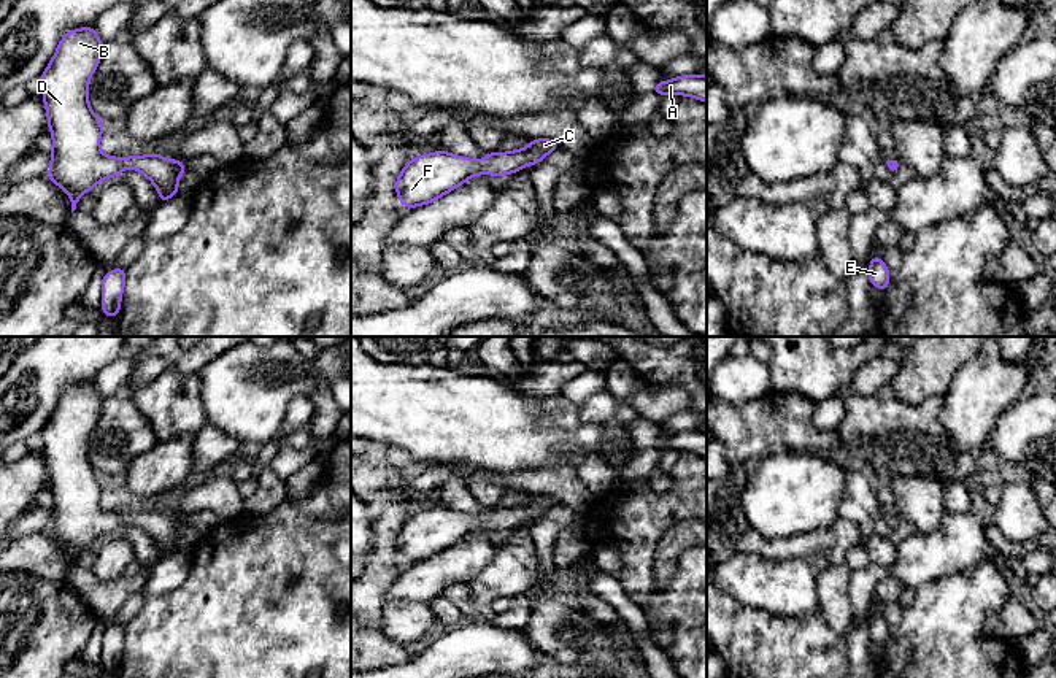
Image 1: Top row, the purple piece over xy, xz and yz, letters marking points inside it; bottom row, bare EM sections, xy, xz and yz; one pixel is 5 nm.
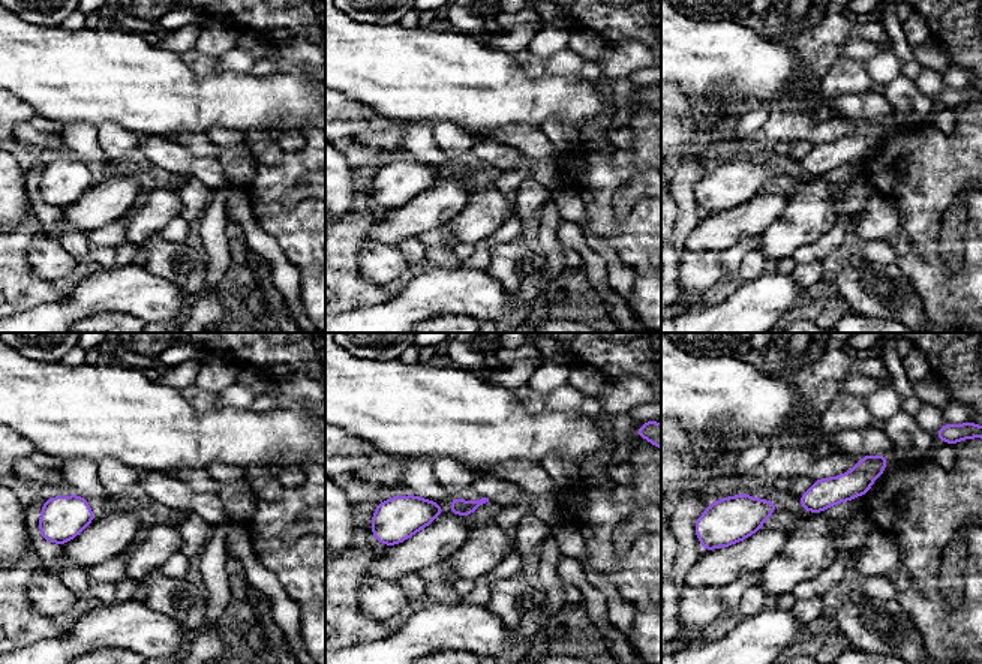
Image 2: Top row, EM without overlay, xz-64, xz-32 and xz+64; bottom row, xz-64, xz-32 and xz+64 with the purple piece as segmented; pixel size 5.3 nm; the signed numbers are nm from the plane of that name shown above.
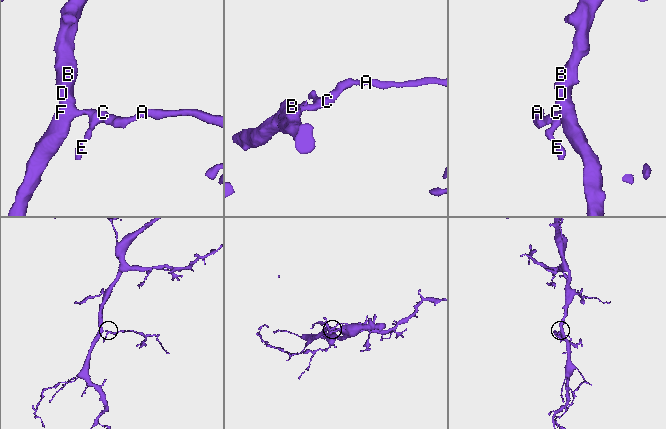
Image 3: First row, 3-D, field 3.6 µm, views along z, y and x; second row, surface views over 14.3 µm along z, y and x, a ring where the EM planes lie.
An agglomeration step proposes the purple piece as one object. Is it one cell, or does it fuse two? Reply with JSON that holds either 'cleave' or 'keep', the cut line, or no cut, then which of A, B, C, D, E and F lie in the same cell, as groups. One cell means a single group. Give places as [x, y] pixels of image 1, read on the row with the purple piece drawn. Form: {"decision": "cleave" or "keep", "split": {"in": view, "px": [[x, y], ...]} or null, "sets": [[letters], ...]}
{"decision": "keep", "split": null, "sets": [["A", "B", "C", "D", "E", "F"]]}

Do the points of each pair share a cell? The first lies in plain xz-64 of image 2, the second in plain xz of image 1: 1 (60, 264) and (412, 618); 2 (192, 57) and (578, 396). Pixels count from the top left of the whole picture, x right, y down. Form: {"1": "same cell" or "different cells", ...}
{"1": "same cell", "2": "different cells"}

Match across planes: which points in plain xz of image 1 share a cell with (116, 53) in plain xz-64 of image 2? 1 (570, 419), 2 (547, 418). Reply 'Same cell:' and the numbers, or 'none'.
Same cell: none

